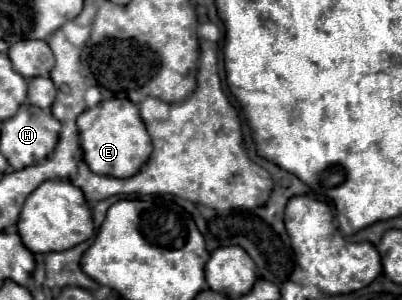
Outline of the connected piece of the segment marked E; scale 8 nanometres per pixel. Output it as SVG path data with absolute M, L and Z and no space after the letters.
M127 98L103 100L95 108L85 110L77 118L79 144L85 152L85 162L95 174L129 178L139 172L151 154L151 138L145 130L145 122L139 116L139 108Z

